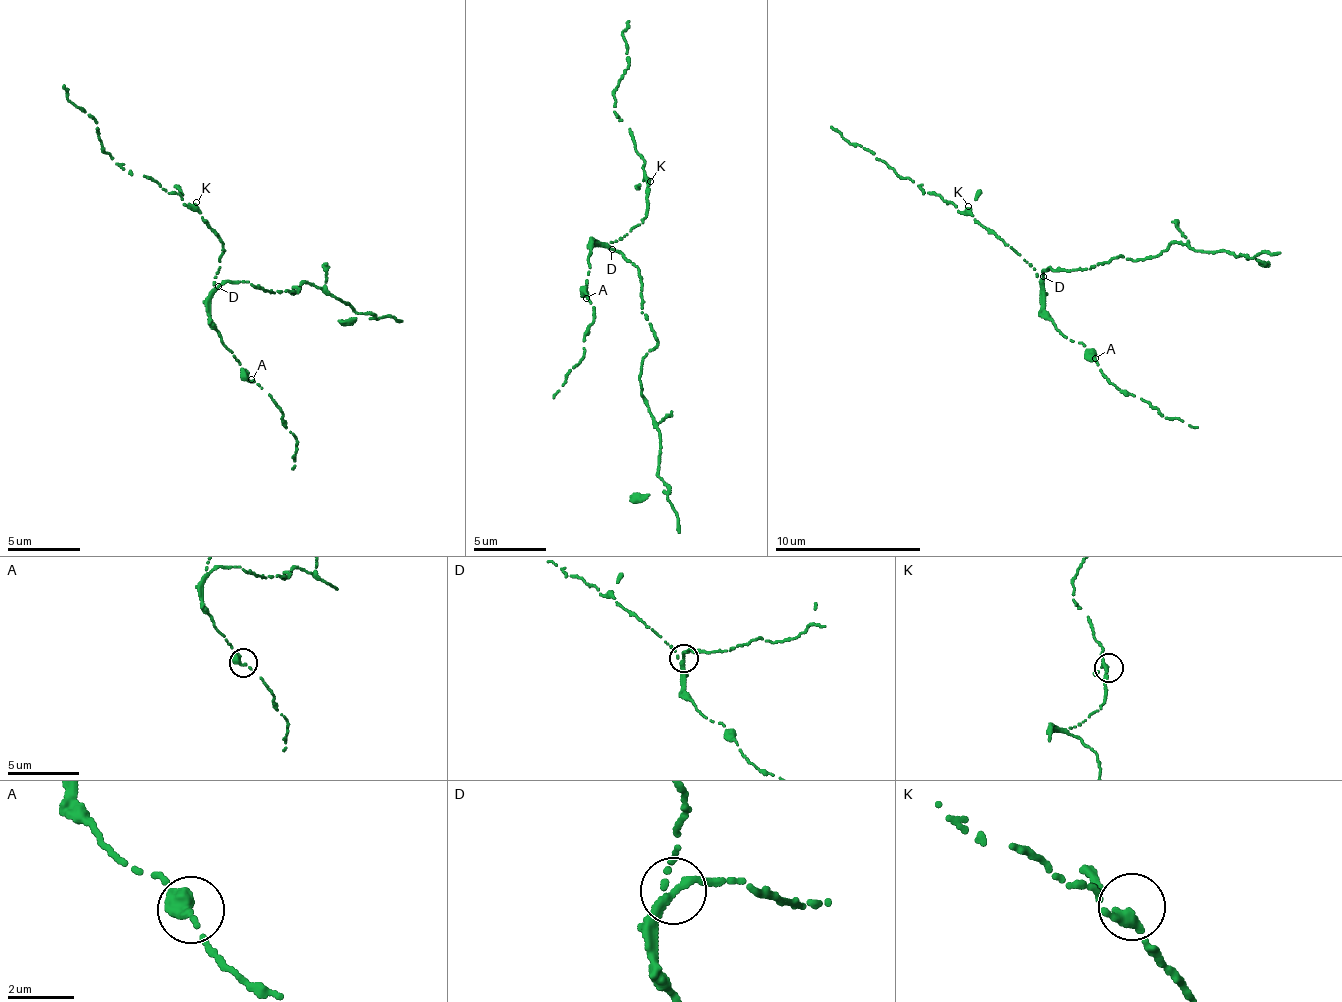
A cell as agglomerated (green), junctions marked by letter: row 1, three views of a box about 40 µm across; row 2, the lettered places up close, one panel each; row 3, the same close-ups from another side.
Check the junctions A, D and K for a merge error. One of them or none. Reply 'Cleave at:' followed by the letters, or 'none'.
Cleave at: D

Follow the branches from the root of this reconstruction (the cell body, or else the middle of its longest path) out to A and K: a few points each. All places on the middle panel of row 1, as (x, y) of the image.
A: (611, 241), (599, 247), (590, 244), (588, 247), (590, 265), (582, 292), (586, 298)
K: (611, 241), (617, 242), (643, 222), (649, 205), (647, 184), (650, 181)

